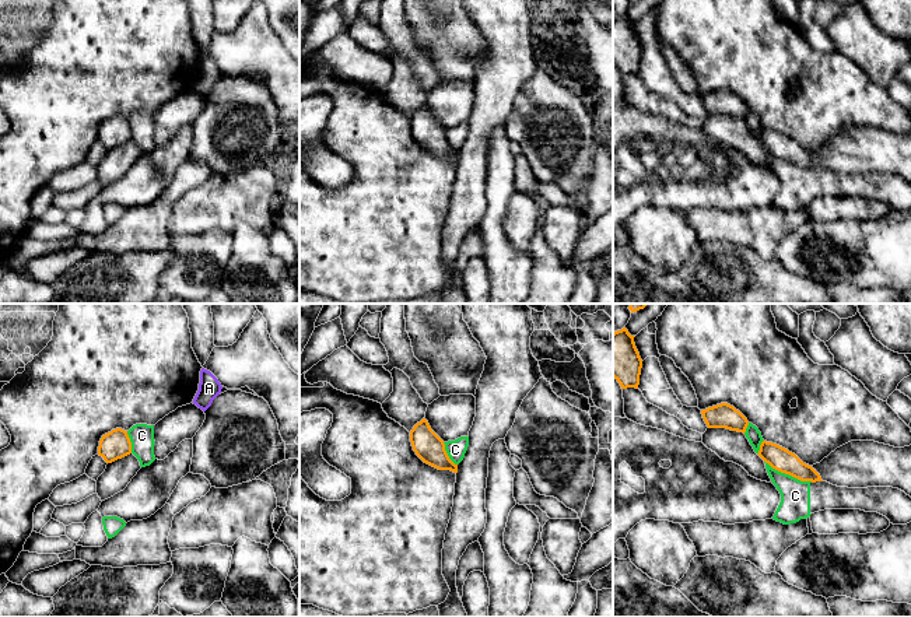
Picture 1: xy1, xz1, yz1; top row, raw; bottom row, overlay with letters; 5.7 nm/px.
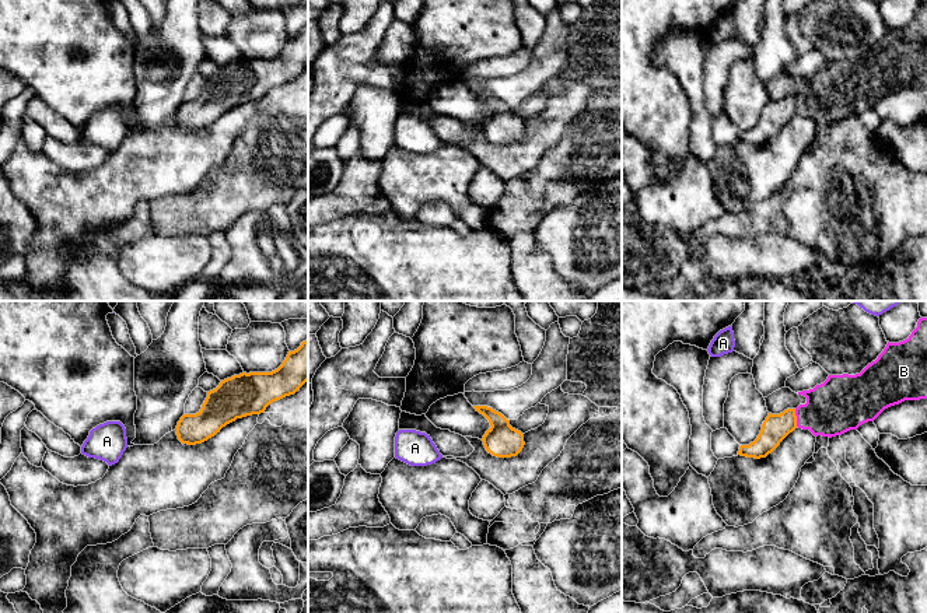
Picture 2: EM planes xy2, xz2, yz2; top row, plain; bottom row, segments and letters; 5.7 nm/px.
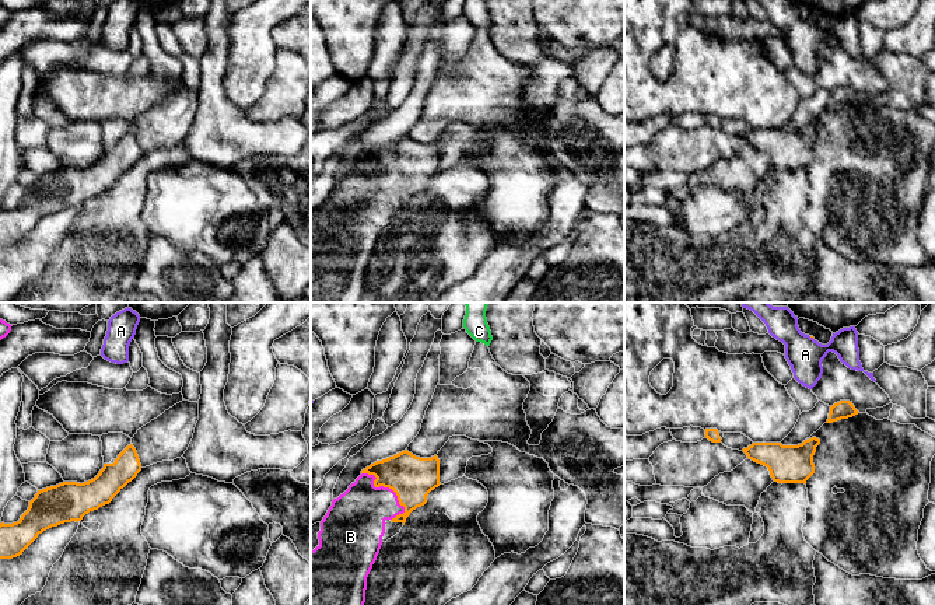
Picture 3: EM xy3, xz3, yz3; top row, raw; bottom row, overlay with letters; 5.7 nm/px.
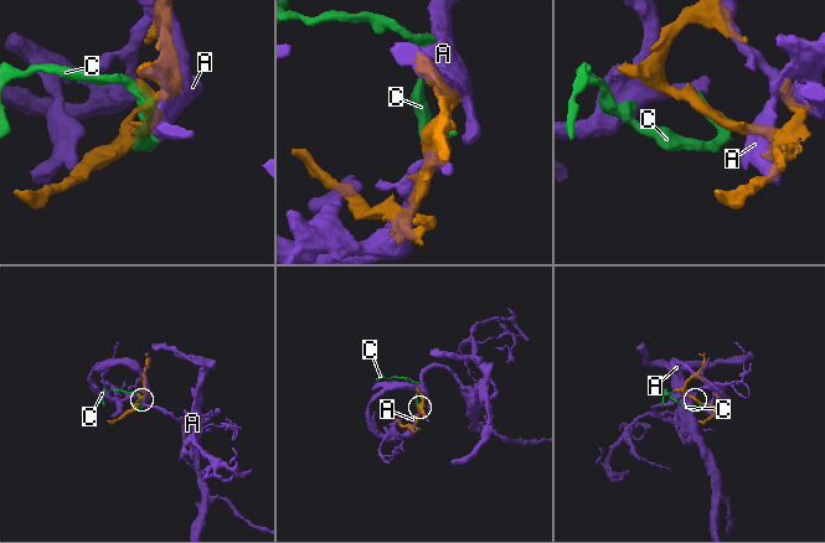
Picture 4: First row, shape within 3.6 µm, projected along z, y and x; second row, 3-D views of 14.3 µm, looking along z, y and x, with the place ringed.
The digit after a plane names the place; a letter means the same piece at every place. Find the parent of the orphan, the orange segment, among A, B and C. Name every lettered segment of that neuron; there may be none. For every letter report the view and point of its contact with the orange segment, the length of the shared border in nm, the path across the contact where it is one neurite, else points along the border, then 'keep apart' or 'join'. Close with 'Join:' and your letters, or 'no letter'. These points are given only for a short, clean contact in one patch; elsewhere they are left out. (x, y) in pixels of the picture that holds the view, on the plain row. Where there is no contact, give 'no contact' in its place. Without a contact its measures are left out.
A: meets orange in yz3 at (812, 23); contact 40 nm long; keep apart
B: meets orange in xz3 at (384, 172); contact 340 nm long; join
C: meets orange in yz1 at (788, 160); contact 300 nm long; keep apart
Join: B

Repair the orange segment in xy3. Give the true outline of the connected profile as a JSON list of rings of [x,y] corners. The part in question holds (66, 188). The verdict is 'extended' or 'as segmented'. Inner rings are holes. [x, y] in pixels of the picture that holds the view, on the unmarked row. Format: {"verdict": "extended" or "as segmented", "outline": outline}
{"verdict": "as segmented", "outline": [[[130,130],[113,150],[104,150],[94,165],[84,169],[63,168],[38,176],[17,209],[0,210],[0,245],[17,244],[43,217],[64,209],[78,209],[90,197],[109,190],[140,157],[137,137]]]}

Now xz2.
{"verdict": "as segmented", "outline": [[[473,94],[483,101],[492,112],[482,125],[486,137],[497,144],[517,143],[525,132],[524,120],[513,115],[510,106],[492,94]]]}

